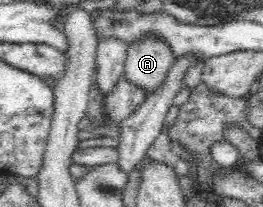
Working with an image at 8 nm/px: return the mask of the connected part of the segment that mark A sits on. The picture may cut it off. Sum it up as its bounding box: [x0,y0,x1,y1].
[123,36,175,96]

